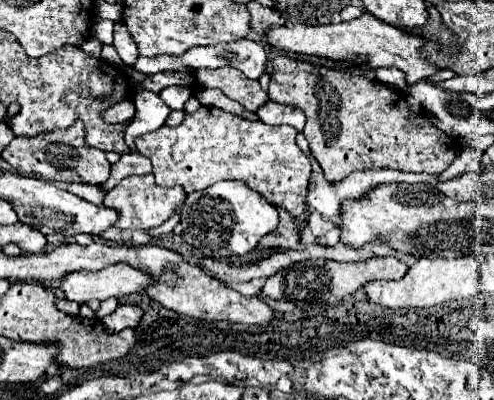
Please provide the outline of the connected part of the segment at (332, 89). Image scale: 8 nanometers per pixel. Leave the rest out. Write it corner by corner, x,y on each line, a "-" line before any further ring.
279,55
271,61
271,81
269,81
269,91
267,91
269,99
275,101
275,103
281,103
281,105
291,105
291,107
299,107
305,117
307,117
307,123
305,123
305,129
303,129
303,135
305,139
309,141
309,147
311,147
311,153
313,157
319,161
323,173
325,173
325,179
327,181
341,181
345,179
349,173
353,171
361,171
361,169
399,169
399,171
413,171
413,173
443,173
451,163
453,159
457,157
457,149
459,149
459,141
445,135
443,131
439,131
437,127
433,127
429,121
417,117
417,115
411,115
407,111
407,105
405,103
405,95
403,91
399,89
391,89
375,79
369,79
365,75
353,75
353,73
347,73
347,71
333,71
333,69
327,69
327,67
317,67
317,65
309,65
309,63
303,63
303,61
297,61
297,59
291,59
291,57
285,57
285,55

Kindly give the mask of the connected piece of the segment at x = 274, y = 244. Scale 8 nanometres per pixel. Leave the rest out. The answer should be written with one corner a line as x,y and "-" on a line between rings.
279,209
279,227
259,241
261,249
299,249
299,231
295,229
295,219
287,211

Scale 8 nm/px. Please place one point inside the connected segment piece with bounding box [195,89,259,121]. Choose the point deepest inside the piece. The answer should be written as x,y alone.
208,96

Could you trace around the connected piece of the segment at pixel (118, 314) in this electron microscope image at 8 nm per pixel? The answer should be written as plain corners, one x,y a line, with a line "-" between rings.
123,303
119,305
111,315
107,315
103,319
107,331
119,331
119,329
125,329
125,327
137,327
139,321
143,317
143,309
139,309
137,305
131,305
131,303

